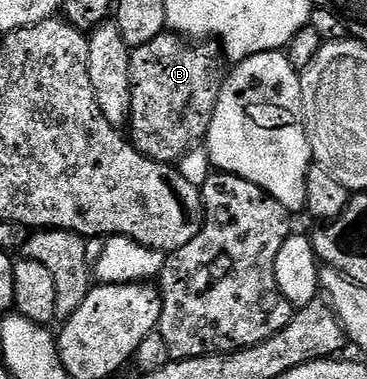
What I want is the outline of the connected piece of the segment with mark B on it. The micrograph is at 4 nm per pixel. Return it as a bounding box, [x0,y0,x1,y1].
[127,33,226,165]

